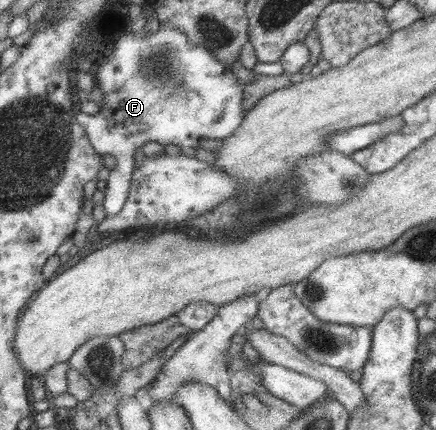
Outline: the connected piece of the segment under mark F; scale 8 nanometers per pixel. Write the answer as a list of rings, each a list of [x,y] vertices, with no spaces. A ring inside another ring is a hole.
[[[159,21],[159,28],[153,32],[129,32],[126,35],[120,36],[116,41],[109,44],[109,49],[104,51],[104,56],[99,58],[99,65],[97,65],[97,71],[94,75],[94,87],[97,87],[97,91],[103,96],[103,101],[98,104],[98,111],[94,115],[84,114],[83,112],[76,111],[75,118],[77,123],[81,124],[84,132],[86,133],[92,148],[98,154],[112,155],[115,159],[115,166],[113,167],[103,167],[101,168],[96,175],[96,179],[99,181],[105,181],[106,188],[104,190],[104,198],[102,201],[102,206],[105,212],[106,217],[111,217],[117,215],[121,211],[122,205],[125,203],[129,188],[130,188],[130,177],[134,172],[133,168],[133,157],[135,157],[135,151],[139,147],[143,147],[148,141],[154,141],[159,143],[159,145],[175,145],[179,147],[180,154],[186,155],[187,157],[195,158],[195,151],[199,149],[199,139],[225,139],[228,138],[236,129],[237,126],[241,123],[241,120],[244,116],[244,109],[242,106],[242,86],[237,82],[235,76],[227,69],[223,63],[217,61],[216,55],[208,47],[205,47],[201,44],[194,44],[189,41],[189,38],[183,33],[180,29],[176,27],[169,27],[163,22]]]

